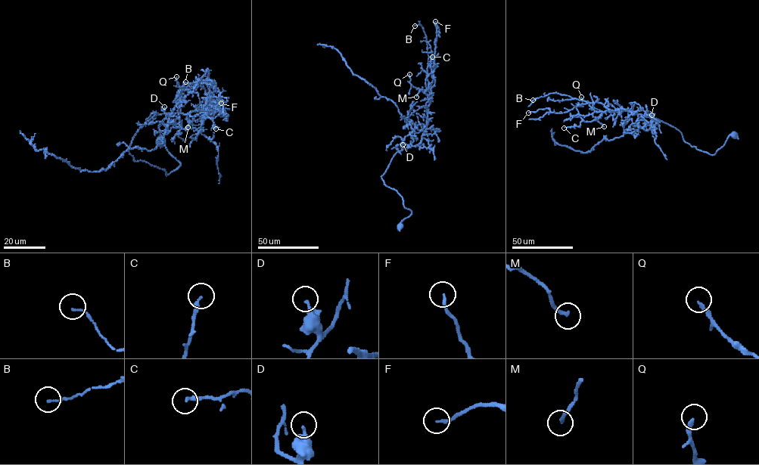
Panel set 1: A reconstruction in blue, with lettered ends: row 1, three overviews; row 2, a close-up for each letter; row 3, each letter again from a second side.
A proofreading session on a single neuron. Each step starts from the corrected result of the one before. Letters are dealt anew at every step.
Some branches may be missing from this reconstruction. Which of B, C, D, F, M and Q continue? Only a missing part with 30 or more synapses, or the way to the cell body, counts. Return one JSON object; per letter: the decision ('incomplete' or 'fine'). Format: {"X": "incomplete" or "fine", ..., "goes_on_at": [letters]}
{"B": "fine", "C": "fine", "D": "fine", "F": "fine", "M": "fine", "Q": "fine", "goes_on_at": []}

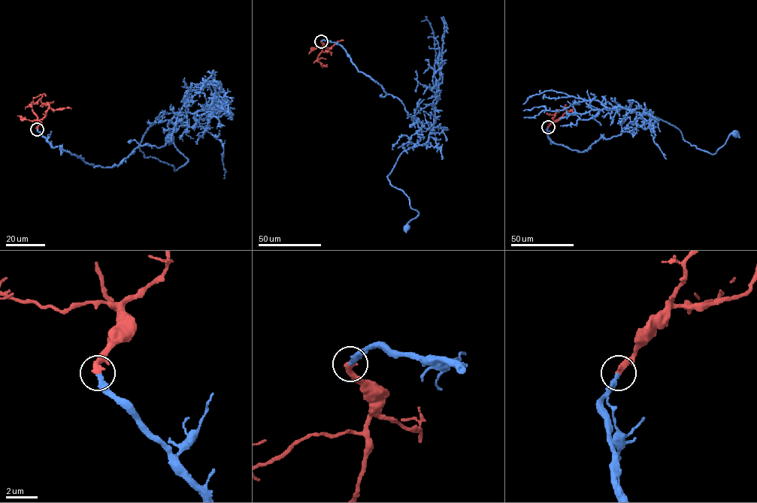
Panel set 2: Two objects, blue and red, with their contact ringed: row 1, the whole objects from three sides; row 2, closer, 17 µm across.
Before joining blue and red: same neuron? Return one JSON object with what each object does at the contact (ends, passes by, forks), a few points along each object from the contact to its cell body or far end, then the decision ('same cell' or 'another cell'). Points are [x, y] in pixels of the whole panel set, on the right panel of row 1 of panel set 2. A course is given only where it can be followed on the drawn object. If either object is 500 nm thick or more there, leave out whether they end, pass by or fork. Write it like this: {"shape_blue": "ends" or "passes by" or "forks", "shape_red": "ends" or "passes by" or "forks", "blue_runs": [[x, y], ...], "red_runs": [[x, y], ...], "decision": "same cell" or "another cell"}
{"shape_blue": "ends", "shape_red": "ends", "blue_runs": [[548, 128], [551, 141], [583, 152], [601, 137], [620, 134], [626, 110], [639, 105], [712, 154], [735, 134]], "red_runs": [[548, 127], [570, 111], [573, 105], [570, 106]], "decision": "same cell"}

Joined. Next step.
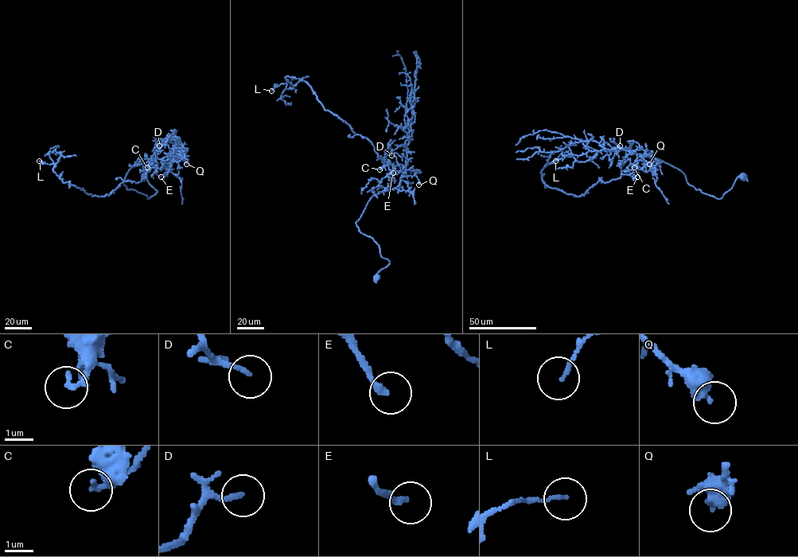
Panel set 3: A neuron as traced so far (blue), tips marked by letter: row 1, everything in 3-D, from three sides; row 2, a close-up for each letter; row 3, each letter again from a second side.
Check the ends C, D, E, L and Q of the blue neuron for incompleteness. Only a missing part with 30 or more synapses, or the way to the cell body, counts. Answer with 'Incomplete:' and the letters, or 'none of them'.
Incomplete: D, E

